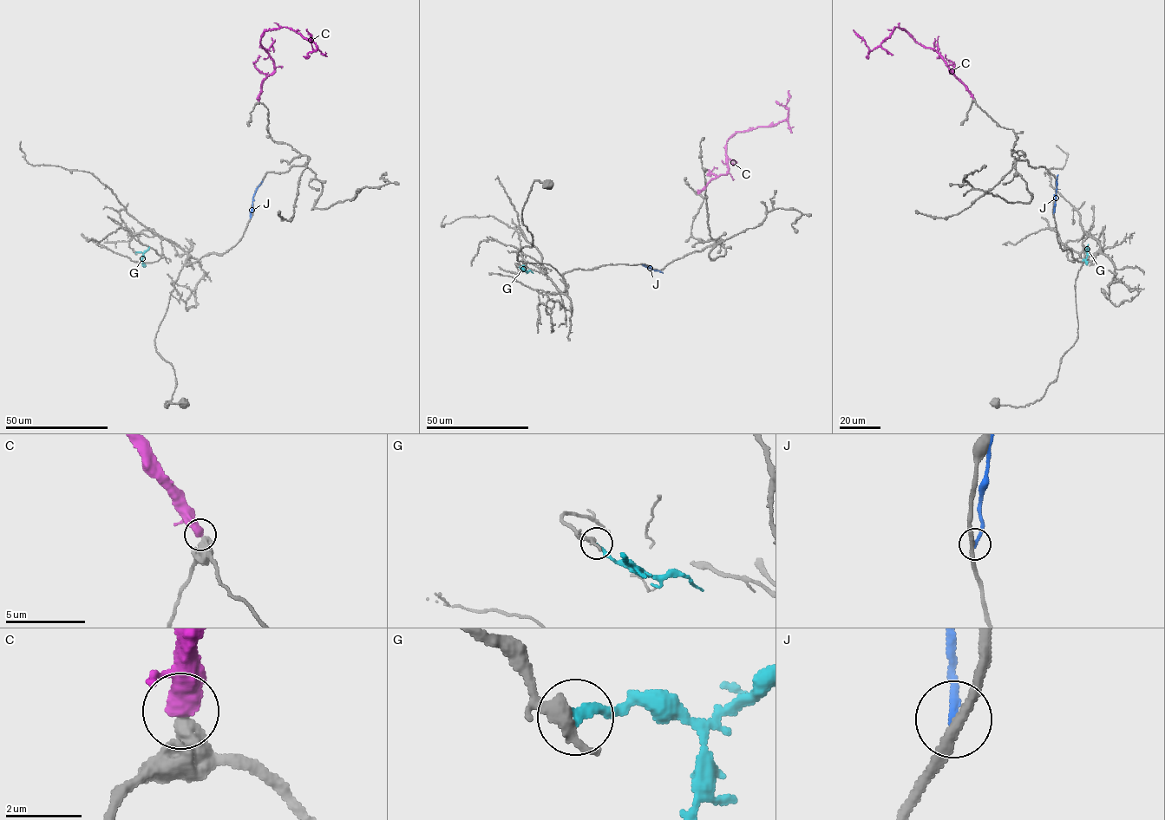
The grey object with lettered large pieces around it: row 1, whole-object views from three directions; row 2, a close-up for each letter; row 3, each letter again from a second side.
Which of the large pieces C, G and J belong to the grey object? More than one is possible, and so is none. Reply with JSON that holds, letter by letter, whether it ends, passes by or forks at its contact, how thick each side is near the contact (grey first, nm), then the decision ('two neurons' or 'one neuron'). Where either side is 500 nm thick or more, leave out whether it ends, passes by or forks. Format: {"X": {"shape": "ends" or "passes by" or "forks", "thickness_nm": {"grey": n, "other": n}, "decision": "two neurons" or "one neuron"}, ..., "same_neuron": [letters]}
{"C": {"thickness_nm": {"grey": 500, "other": 600}, "decision": "two neurons"}, "G": {"shape": "ends", "thickness_nm": {"grey": 260, "other": 220}, "decision": "two neurons"}, "J": {"shape": "ends", "thickness_nm": {"grey": 260, "other": 220}, "decision": "two neurons"}, "same_neuron": []}

